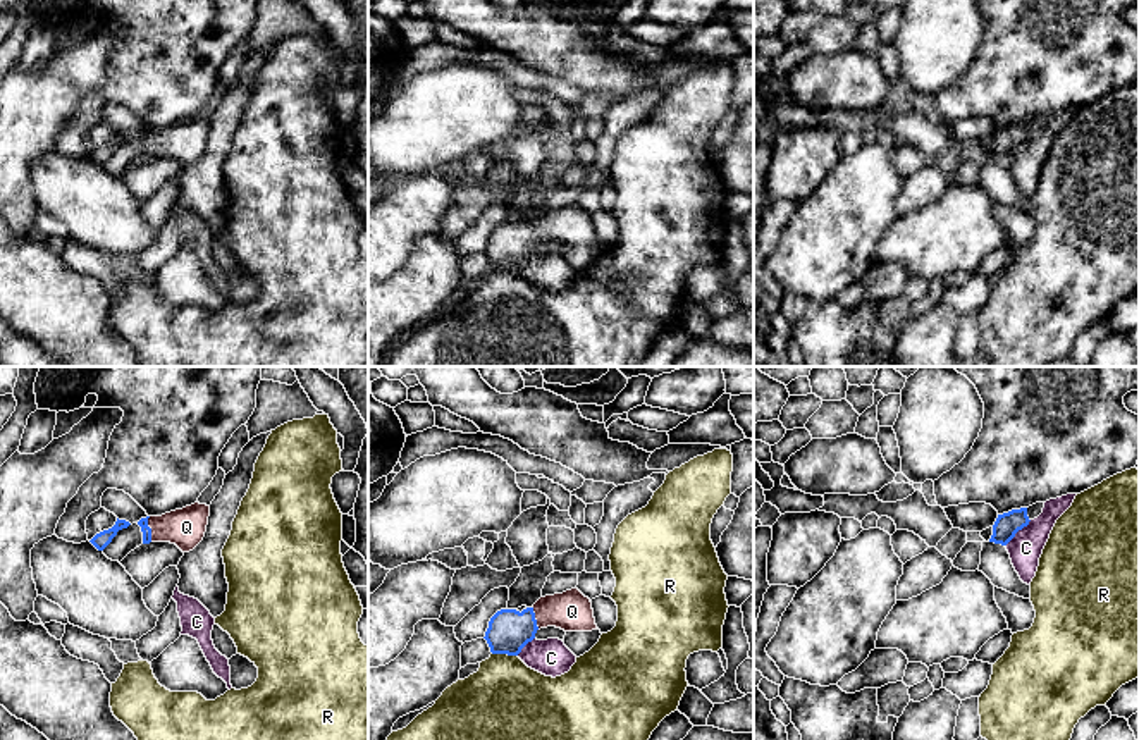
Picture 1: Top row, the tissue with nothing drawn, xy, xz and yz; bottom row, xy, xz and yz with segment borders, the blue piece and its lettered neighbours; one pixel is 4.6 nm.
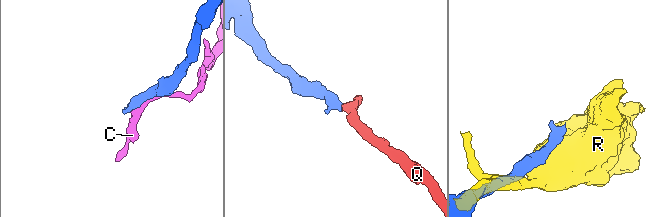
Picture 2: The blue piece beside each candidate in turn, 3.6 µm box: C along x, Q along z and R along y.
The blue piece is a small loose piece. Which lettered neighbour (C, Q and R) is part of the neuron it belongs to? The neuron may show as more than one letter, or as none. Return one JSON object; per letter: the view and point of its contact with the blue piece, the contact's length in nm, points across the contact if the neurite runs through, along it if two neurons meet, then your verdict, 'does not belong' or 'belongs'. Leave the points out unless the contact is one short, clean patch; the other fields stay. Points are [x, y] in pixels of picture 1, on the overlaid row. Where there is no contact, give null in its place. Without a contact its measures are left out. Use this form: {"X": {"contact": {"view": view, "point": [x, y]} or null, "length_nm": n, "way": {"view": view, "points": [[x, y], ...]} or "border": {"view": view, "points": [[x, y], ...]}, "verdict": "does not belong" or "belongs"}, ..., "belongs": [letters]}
{"C": {"contact": {"view": "yz", "point": [1017, 530]}, "length_nm": 180, "border": {"view": "yz", "points": [[1031, 520], [1005, 546]]}, "verdict": "does not belong"}, "Q": {"contact": {"view": "xy", "point": [150, 529]}, "length_nm": 120, "way": {"view": "xy", "points": [[147, 532], [150, 529], [186, 527]]}, "verdict": "belongs"}, "R": {"contact": {"view": "xz", "point": [504, 653]}, "length_nm": 120, "verdict": "does not belong"}, "belongs": ["Q"]}

